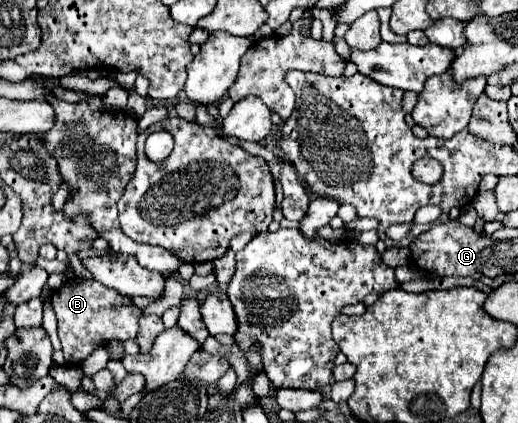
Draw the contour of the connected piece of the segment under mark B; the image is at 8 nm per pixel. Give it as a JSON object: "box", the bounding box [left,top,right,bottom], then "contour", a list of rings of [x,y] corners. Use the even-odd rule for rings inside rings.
{"box":[51,279,143,365],"contour":[[[67,279],[61,289],[53,291],[51,303],[57,315],[57,331],[63,345],[63,355],[71,365],[83,363],[95,347],[105,345],[113,339],[135,339],[139,331],[139,317],[143,315],[143,311],[133,305],[129,297],[121,297],[117,291],[101,287],[101,283],[95,279]]]}

